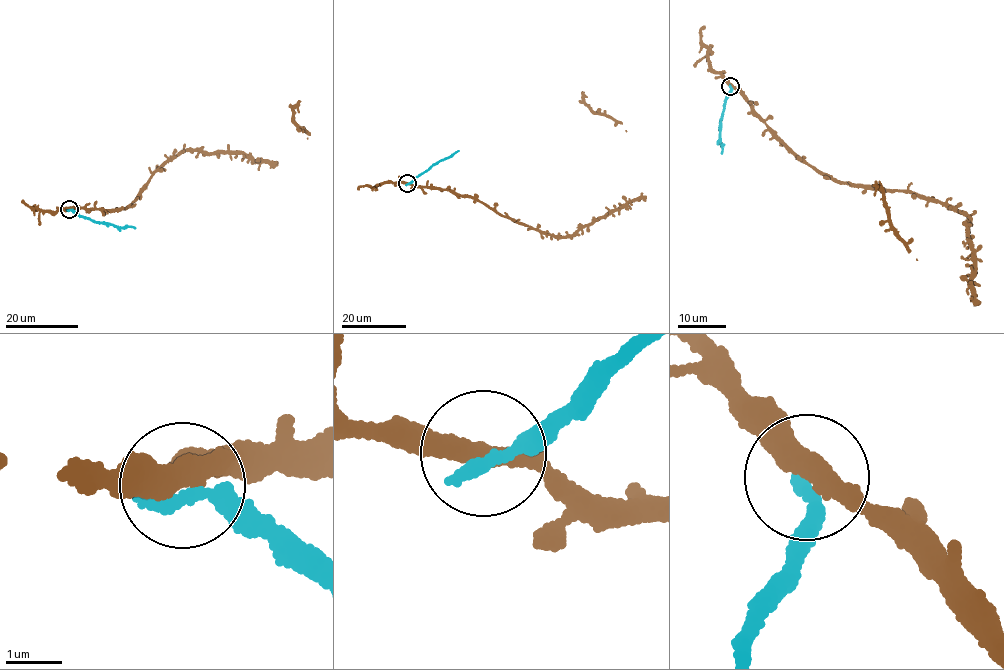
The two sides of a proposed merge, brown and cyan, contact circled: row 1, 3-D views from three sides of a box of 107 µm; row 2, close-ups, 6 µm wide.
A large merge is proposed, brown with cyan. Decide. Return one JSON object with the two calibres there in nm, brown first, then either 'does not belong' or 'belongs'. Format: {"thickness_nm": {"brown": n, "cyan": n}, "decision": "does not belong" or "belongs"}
{"thickness_nm": {"brown": 360, "cyan": 340}, "decision": "does not belong"}

